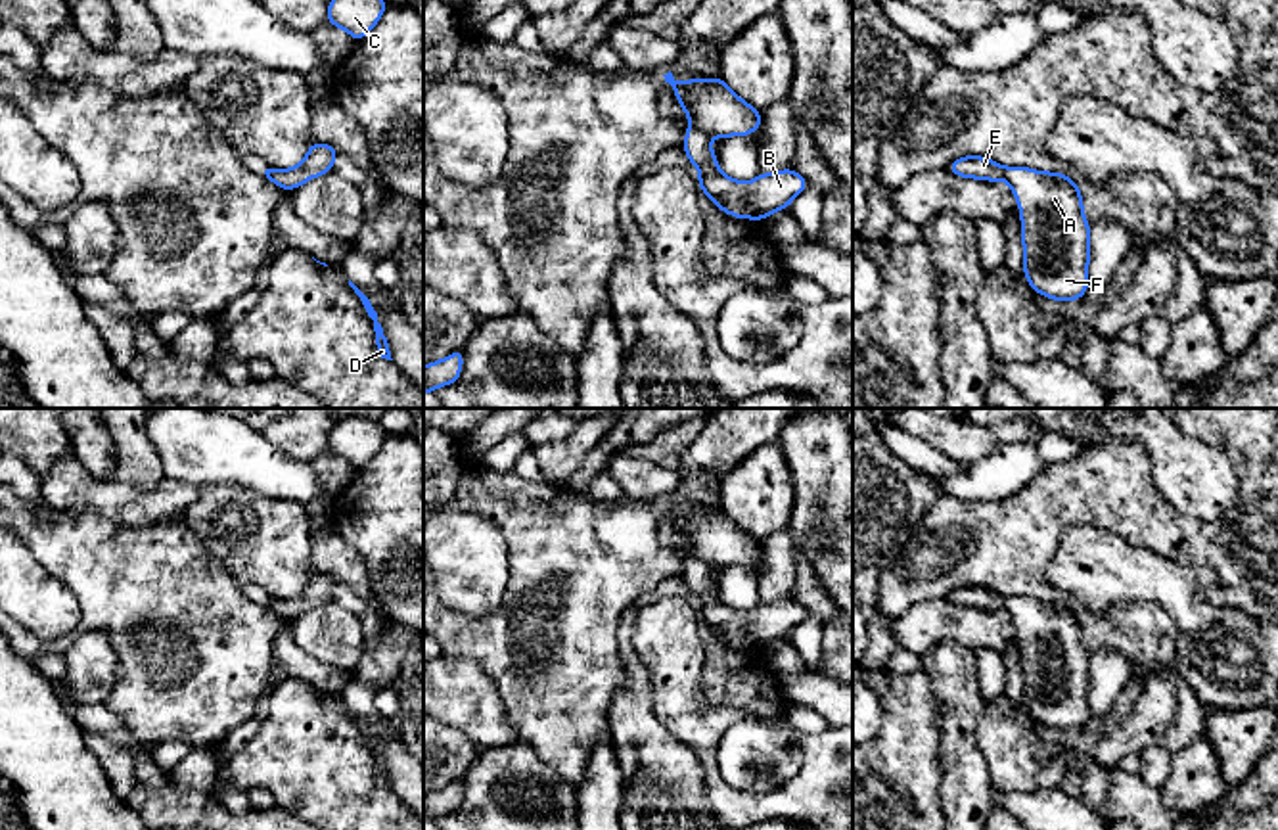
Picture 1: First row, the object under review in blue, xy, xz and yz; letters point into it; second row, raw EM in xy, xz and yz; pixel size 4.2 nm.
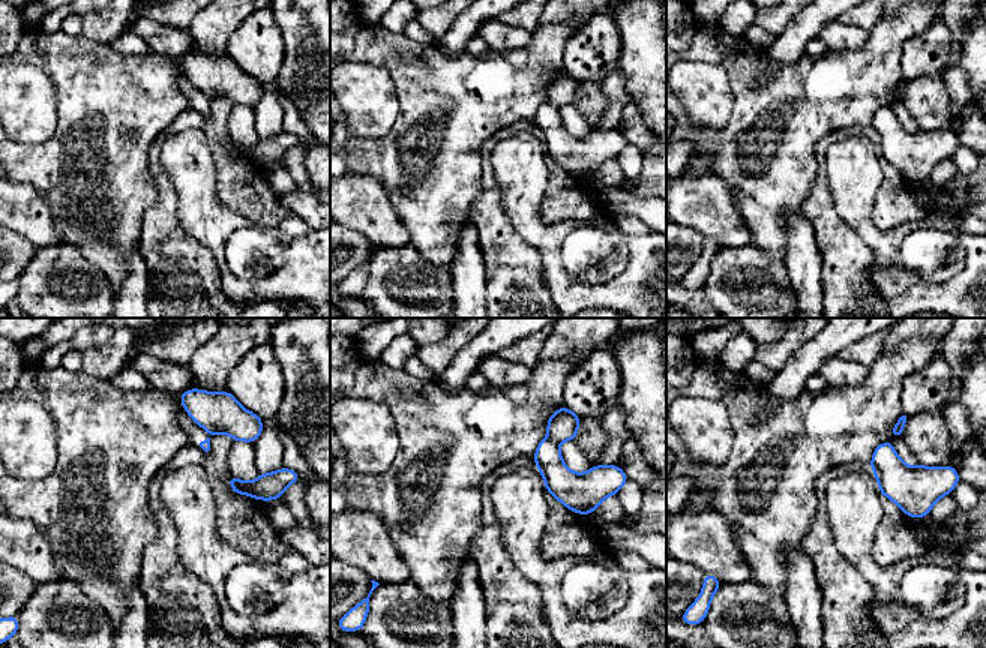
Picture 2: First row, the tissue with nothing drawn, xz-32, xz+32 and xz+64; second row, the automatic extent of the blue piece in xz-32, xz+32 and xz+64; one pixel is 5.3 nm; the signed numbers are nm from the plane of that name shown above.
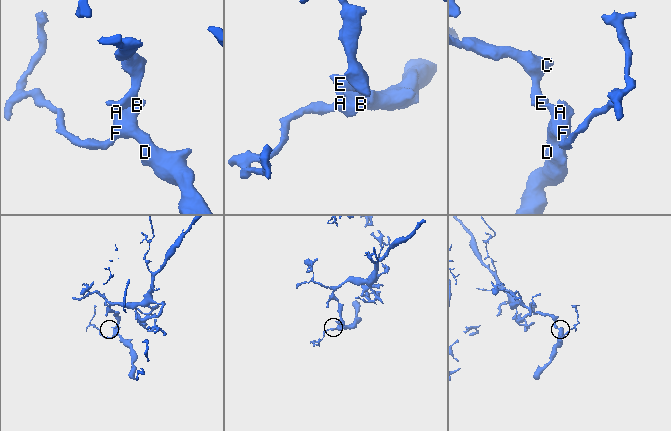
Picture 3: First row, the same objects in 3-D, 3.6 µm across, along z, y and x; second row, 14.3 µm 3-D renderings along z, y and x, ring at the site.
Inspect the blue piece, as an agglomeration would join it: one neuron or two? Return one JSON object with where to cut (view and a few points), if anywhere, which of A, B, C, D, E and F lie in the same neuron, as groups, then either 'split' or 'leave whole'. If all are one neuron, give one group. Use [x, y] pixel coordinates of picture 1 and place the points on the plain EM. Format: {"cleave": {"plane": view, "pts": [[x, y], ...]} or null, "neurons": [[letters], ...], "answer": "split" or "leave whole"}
{"cleave": {"plane": "xz", "pts": [[692, 553], [707, 564]]}, "neurons": [["A", "B", "D", "F"], ["C", "E"]], "answer": "split"}

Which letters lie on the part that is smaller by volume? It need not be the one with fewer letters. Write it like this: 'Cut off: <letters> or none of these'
Cut off: A, B, D, F

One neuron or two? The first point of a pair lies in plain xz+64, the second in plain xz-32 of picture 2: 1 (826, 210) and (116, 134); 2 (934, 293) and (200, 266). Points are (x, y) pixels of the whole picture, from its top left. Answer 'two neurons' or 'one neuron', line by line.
1: two neurons
2: two neurons

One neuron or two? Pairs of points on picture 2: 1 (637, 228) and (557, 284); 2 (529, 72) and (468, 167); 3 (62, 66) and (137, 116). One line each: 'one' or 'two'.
1: two
2: one
3: one

